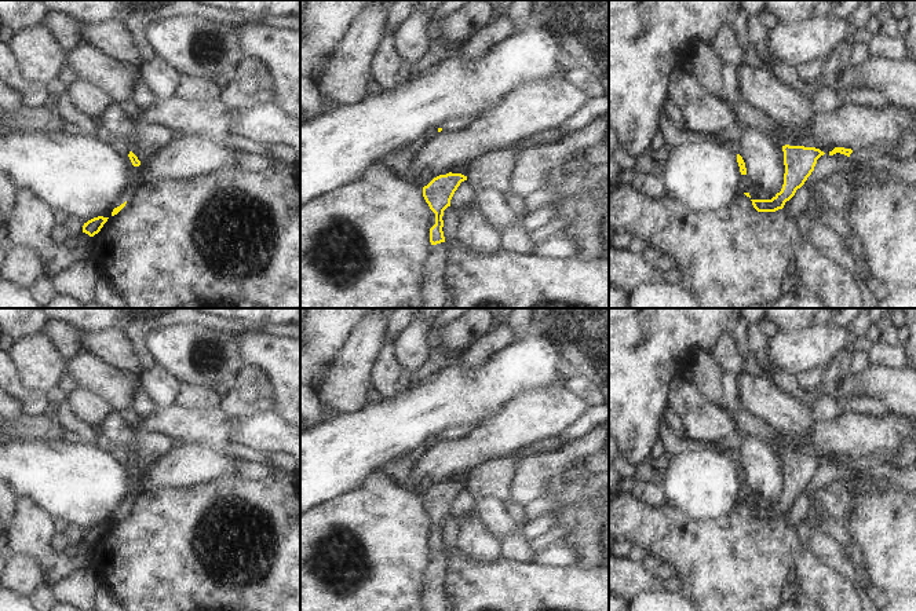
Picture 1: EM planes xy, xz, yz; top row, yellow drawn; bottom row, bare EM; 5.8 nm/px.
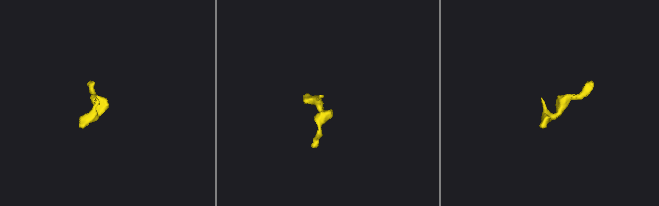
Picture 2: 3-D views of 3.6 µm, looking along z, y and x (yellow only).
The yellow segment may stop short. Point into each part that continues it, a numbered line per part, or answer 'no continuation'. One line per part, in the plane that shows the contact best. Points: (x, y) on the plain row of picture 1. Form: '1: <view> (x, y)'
1: xy (149, 447)

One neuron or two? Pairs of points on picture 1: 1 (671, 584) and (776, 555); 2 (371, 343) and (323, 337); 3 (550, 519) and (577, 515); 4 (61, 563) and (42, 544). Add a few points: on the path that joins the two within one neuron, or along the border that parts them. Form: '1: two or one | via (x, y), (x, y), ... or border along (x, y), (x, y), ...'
1: two | border along (677, 575), (681, 582), (681, 592)
2: two | border along (360, 322), (332, 361)
3: two | border along (555, 511), (557, 522)
4: one | via (57, 559), (46, 548)

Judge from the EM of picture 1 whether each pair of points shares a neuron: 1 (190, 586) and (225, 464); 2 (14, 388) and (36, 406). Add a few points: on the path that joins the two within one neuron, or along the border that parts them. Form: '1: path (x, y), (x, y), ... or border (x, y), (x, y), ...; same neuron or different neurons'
1: border (237, 475), (189, 486); different neurons
2: path (19, 391), (30, 401); same neuron

